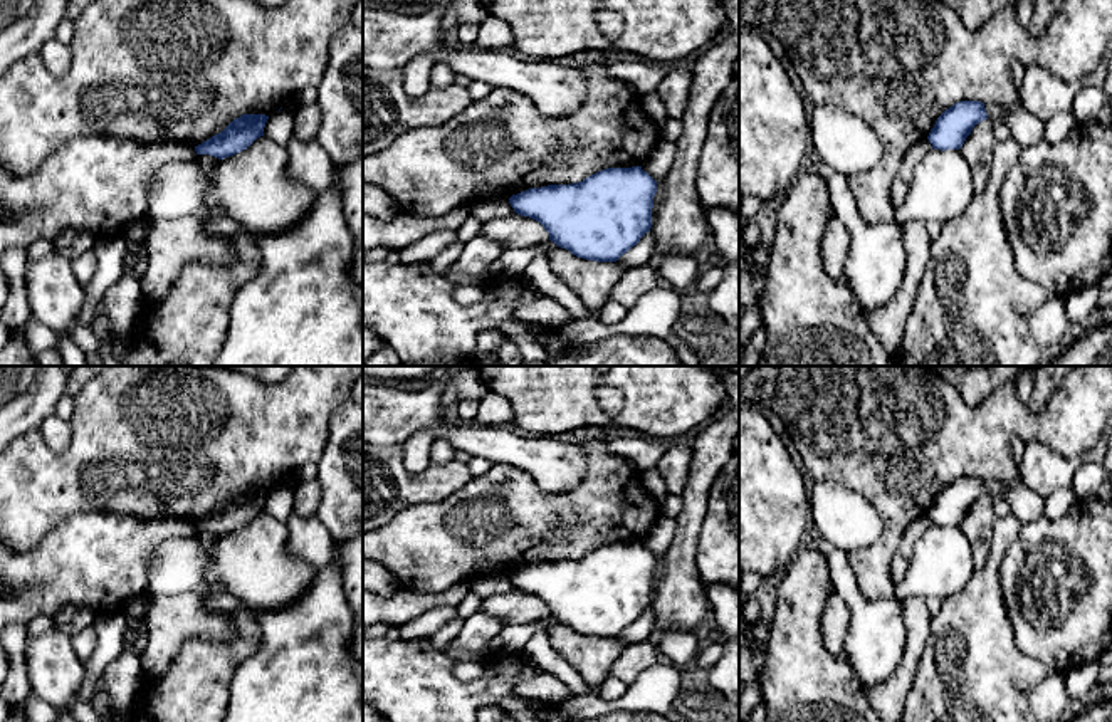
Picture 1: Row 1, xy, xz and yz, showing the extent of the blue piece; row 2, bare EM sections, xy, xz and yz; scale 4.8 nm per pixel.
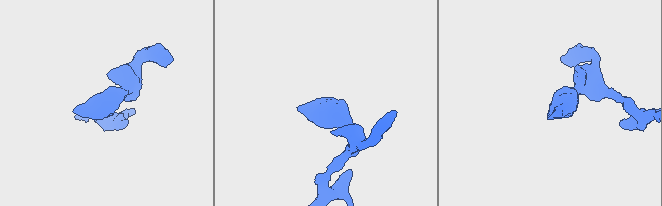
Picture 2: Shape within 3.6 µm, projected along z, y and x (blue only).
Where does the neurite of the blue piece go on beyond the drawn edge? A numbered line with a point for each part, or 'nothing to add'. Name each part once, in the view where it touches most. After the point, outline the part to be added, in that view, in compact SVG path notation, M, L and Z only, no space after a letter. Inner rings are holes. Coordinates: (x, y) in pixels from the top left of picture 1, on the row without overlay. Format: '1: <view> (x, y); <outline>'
nothing to add

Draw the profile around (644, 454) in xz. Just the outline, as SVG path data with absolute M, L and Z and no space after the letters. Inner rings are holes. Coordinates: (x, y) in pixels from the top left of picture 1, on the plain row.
M620 438L608 443L608 450L632 462L640 472L657 465L667 452L665 445L643 438Z

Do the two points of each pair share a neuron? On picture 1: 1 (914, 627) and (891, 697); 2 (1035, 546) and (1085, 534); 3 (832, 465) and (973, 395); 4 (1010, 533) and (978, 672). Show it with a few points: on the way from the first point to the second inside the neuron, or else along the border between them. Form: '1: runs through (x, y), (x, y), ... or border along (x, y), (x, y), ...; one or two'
1: runs through (914, 643), (901, 680); one
2: runs through (1047, 546), (1074, 546); one
3: border along (949, 383), (968, 405), (981, 403), (1001, 385); two
4: runs through (991, 568), (978, 610), (978, 637); one

